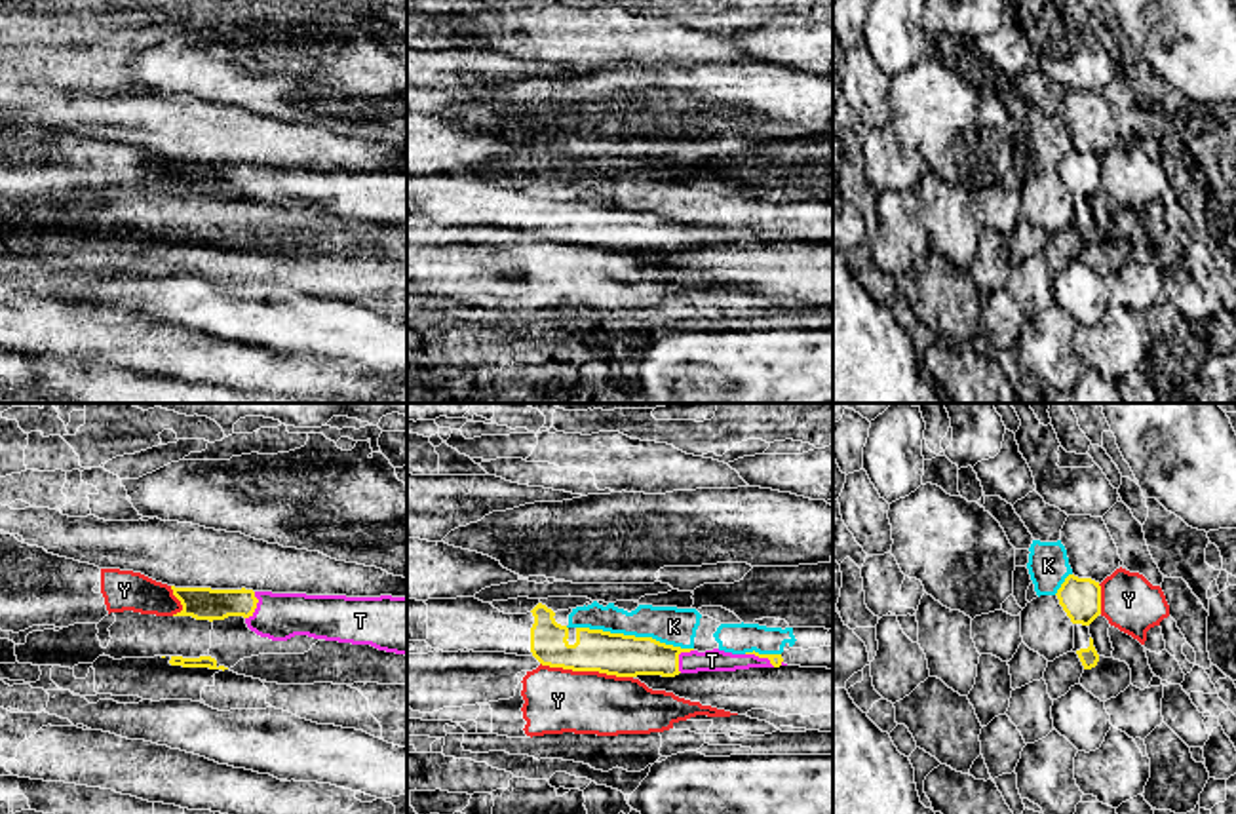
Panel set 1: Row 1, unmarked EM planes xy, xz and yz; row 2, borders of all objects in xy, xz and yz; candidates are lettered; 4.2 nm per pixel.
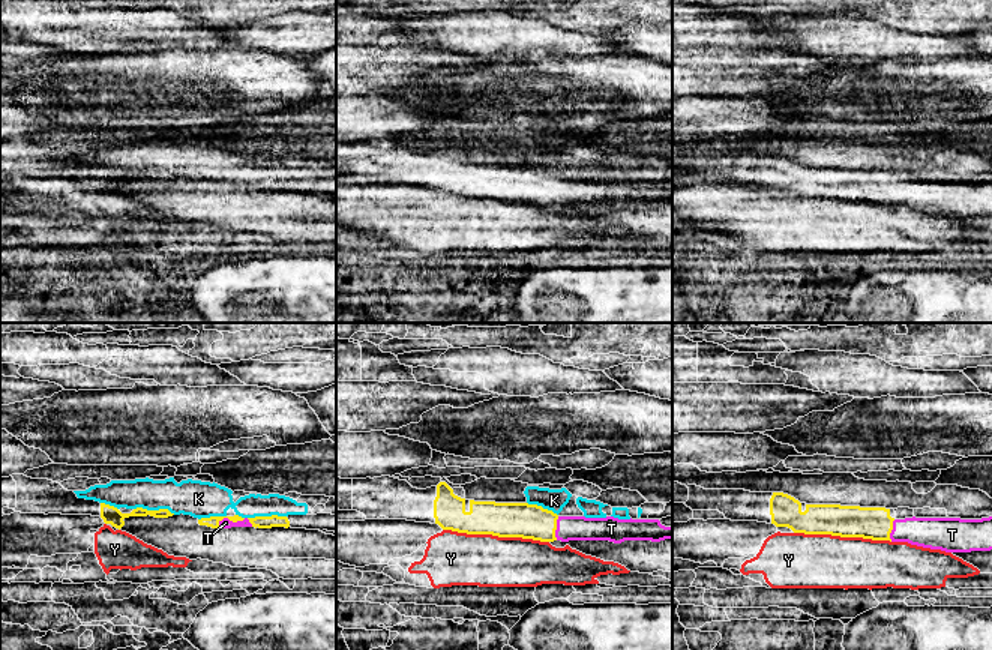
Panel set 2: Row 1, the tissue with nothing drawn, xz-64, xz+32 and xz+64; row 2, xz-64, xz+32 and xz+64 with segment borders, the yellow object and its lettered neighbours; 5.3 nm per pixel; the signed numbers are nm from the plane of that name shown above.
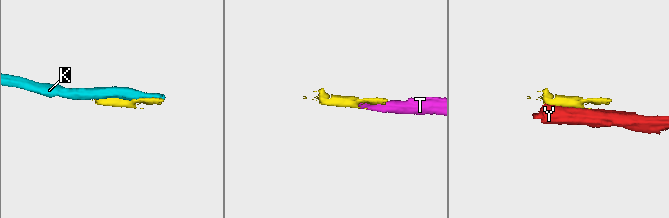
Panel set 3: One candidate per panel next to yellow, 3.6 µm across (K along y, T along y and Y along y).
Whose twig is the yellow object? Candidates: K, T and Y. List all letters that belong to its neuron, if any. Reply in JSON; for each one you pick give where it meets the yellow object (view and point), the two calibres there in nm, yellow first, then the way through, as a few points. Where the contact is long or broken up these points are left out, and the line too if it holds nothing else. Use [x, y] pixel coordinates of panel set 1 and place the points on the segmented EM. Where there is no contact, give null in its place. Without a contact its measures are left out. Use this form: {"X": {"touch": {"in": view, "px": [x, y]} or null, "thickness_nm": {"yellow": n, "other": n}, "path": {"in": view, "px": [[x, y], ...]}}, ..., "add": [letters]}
{"T": {"touch": {"in": "xz", "px": [677, 657]}, "thickness_nm": {"yellow": 180, "other": 100}, "path": {"in": "xz", "px": [[618, 655], [677, 657], [712, 660]]}}, "add": ["T"]}

